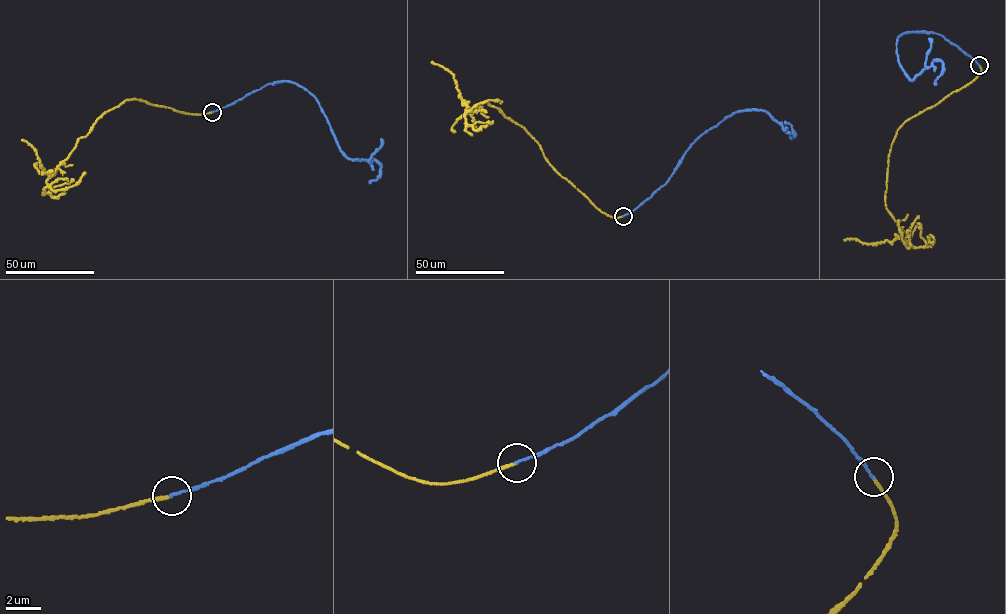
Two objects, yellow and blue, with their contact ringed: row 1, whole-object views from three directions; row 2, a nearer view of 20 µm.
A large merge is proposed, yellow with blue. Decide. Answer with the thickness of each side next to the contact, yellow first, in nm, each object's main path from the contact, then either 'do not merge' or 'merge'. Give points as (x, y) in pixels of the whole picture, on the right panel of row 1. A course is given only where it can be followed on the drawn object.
180/150 nm | yellow via (979, 65), (980, 72), (971, 83), (897, 130), (885, 200), (901, 238), (872, 244), (844, 240) | blue via (979, 65), (942, 36), (924, 31), (900, 35), (898, 61), (910, 79), (934, 59), (943, 63), (935, 85) | merge

